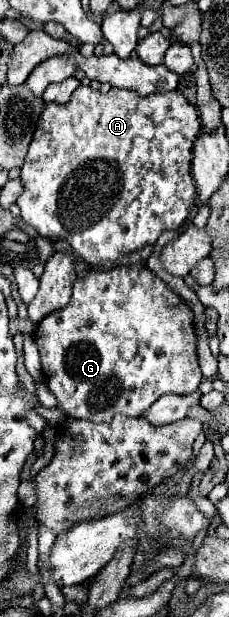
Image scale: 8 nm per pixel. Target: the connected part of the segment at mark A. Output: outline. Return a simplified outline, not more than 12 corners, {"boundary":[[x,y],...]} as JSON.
{"boundary":[[180,92],[46,104],[22,220],[90,266],[178,230]]}

